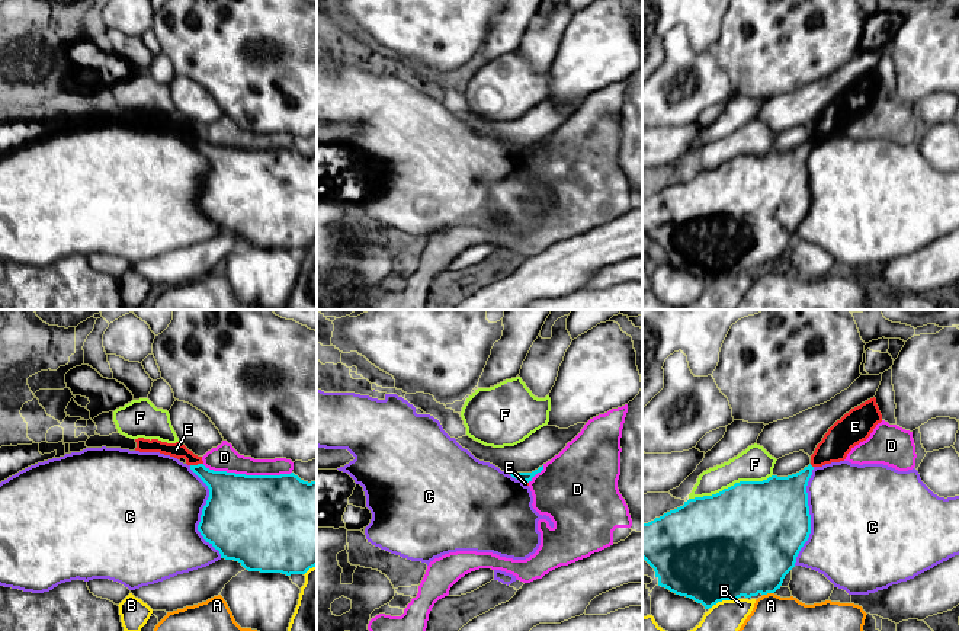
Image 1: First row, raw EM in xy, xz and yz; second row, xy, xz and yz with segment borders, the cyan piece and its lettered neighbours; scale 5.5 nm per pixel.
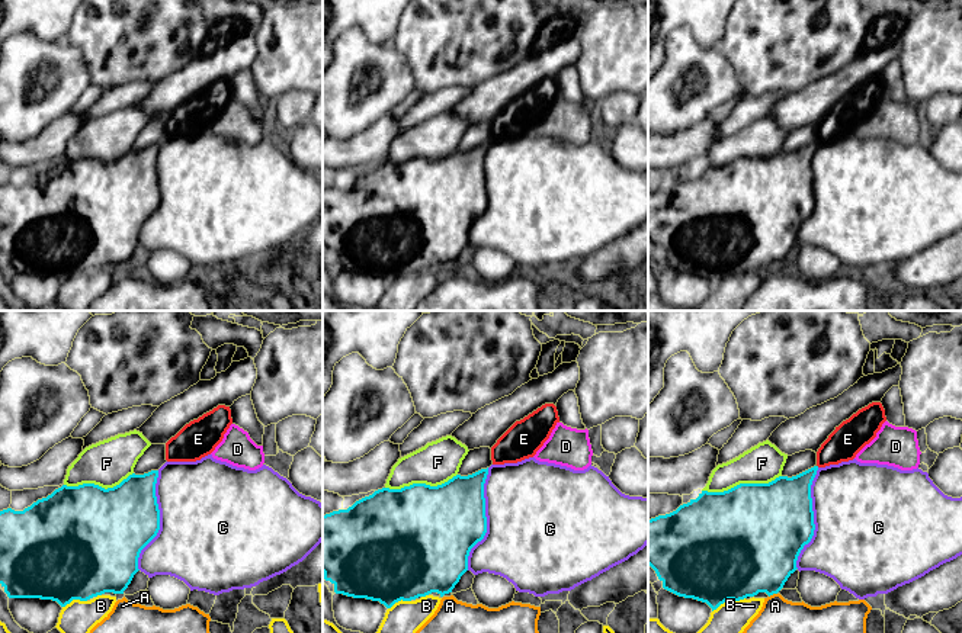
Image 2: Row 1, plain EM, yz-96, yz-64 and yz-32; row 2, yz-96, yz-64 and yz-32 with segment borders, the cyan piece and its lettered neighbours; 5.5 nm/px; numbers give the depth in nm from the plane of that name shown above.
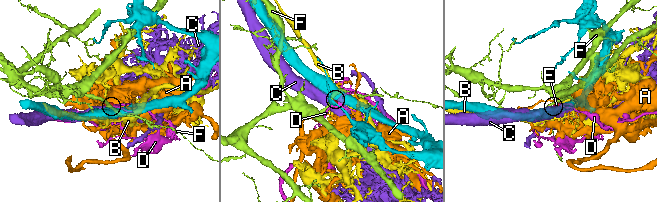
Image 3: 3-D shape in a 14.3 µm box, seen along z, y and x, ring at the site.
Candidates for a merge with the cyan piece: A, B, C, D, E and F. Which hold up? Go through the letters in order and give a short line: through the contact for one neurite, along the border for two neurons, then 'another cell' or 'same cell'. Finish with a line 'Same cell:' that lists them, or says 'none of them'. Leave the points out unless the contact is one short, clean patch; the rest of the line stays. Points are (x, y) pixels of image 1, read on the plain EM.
A: another cell
B: another cell
C: another cell
D: another cell
E: xy (202, 137), (191, 140) | another cell
F: another cell
Same cell: none of them

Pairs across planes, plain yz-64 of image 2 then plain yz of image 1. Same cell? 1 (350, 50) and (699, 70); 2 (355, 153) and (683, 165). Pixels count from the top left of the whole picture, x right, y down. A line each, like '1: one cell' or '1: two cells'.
1: one cell
2: two cells

